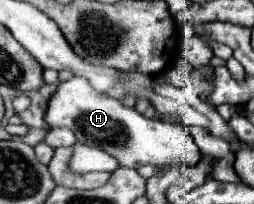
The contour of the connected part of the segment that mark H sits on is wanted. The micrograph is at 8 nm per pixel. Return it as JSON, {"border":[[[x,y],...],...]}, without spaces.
{"border":[[[71,77],[69,81],[57,85],[45,111],[45,123],[47,129],[71,129],[77,141],[83,145],[97,149],[101,145],[101,149],[115,157],[121,167],[137,169],[147,163],[157,167],[175,167],[179,163],[197,165],[201,161],[201,153],[185,127],[179,123],[147,119],[133,107],[125,107],[121,101],[93,89],[83,77]]]}

